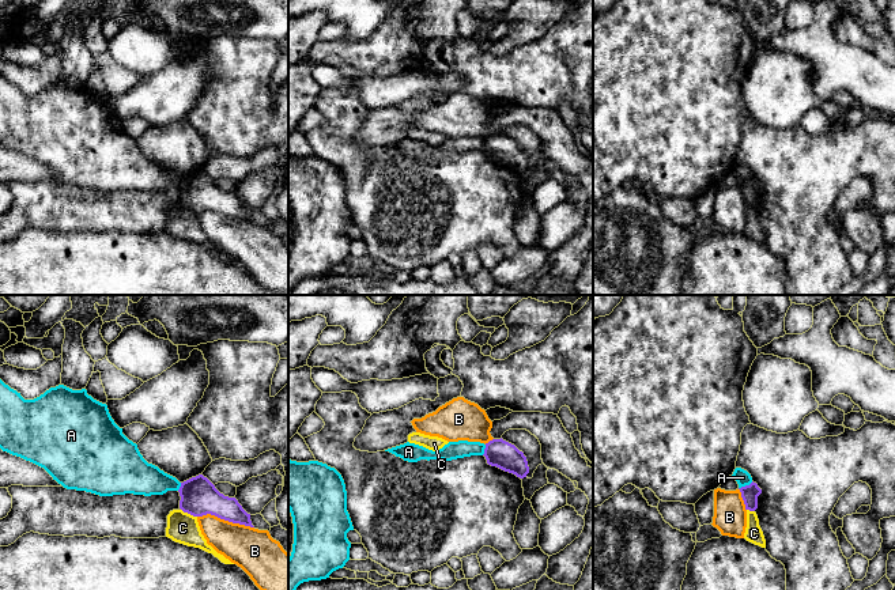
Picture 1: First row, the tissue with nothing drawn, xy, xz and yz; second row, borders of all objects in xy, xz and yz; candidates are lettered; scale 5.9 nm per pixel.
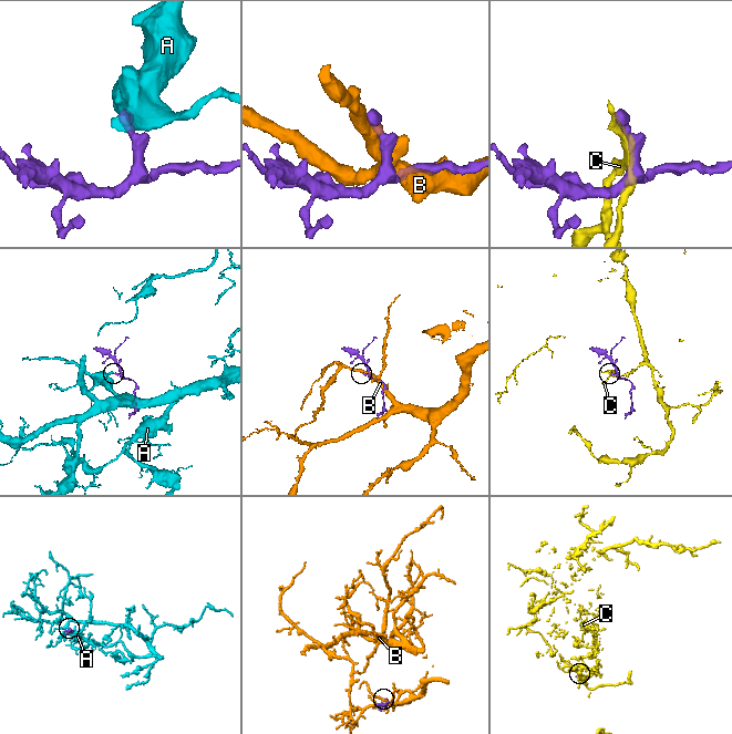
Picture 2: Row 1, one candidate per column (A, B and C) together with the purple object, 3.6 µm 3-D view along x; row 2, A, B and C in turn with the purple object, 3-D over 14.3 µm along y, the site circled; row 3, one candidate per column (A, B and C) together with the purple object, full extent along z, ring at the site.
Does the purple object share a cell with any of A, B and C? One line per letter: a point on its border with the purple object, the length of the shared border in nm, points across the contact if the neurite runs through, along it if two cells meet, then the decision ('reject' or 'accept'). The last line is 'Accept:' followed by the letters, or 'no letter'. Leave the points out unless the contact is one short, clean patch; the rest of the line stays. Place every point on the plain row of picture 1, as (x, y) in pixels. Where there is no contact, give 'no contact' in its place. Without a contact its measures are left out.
A: yz (746, 181) | 100 nm | along yz (752, 177), (739, 184) | reject
B: xy (226, 215) | 340 nm | reject
C: xy (189, 208) | 110 nm | reject
Accept: no letter

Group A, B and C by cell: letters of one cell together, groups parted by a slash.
A / B / C

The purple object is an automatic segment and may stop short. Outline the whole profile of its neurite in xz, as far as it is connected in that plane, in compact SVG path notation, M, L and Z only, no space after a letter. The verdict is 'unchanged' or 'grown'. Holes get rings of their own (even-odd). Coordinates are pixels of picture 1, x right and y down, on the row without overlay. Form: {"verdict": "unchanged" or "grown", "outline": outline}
{"verdict": "unchanged", "outline": "M502 133L486 139L483 151L488 160L513 169L520 174L526 173L529 169L528 156L524 148Z"}

